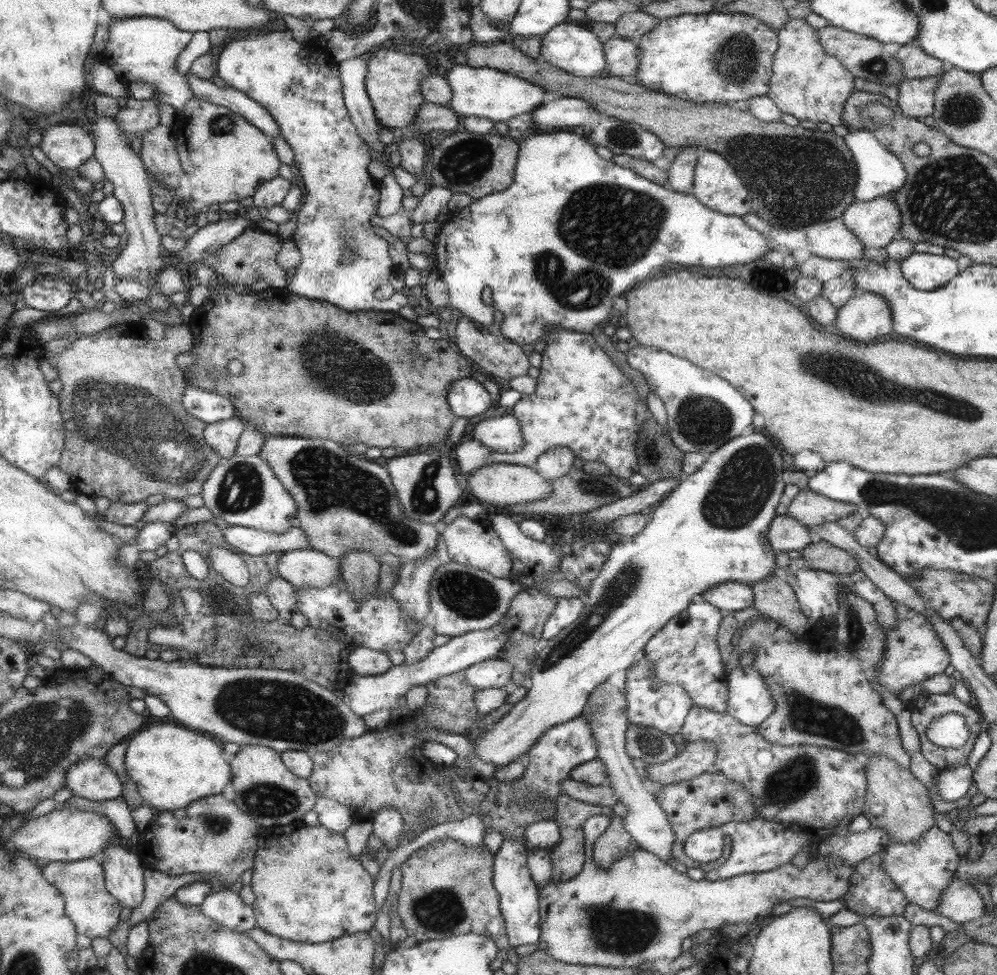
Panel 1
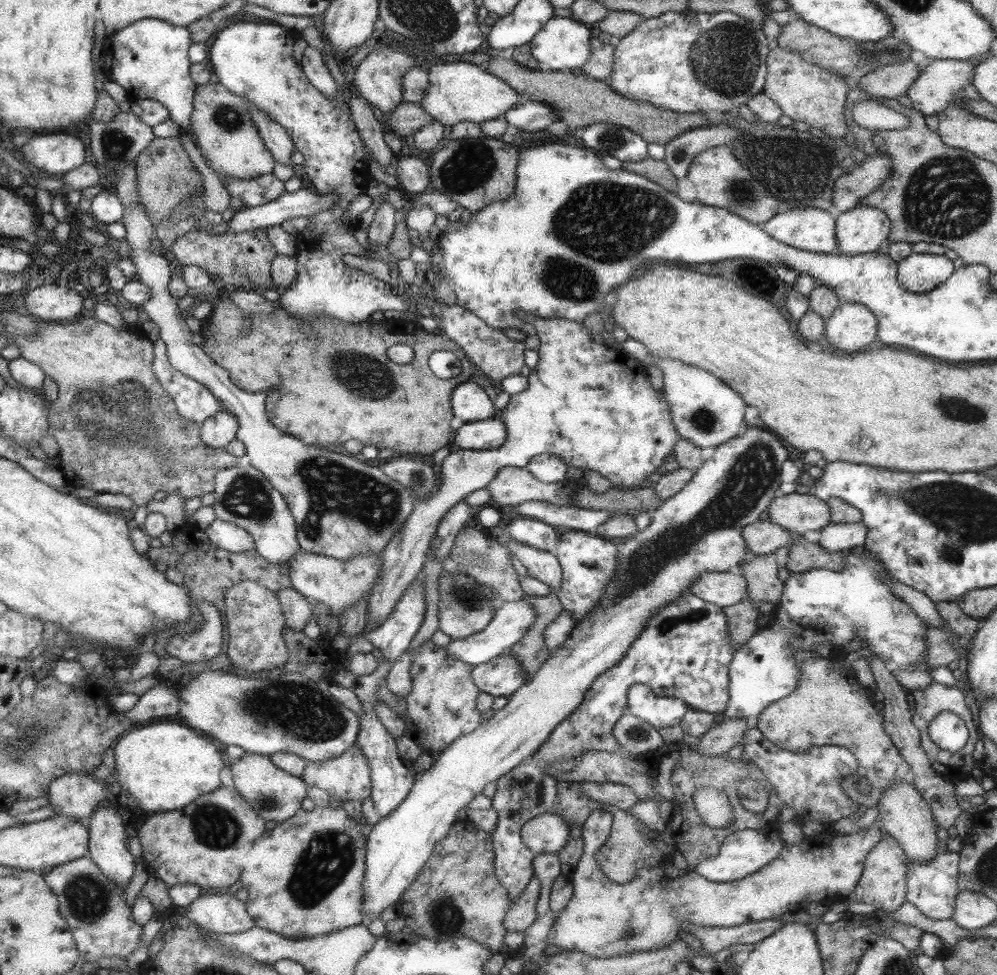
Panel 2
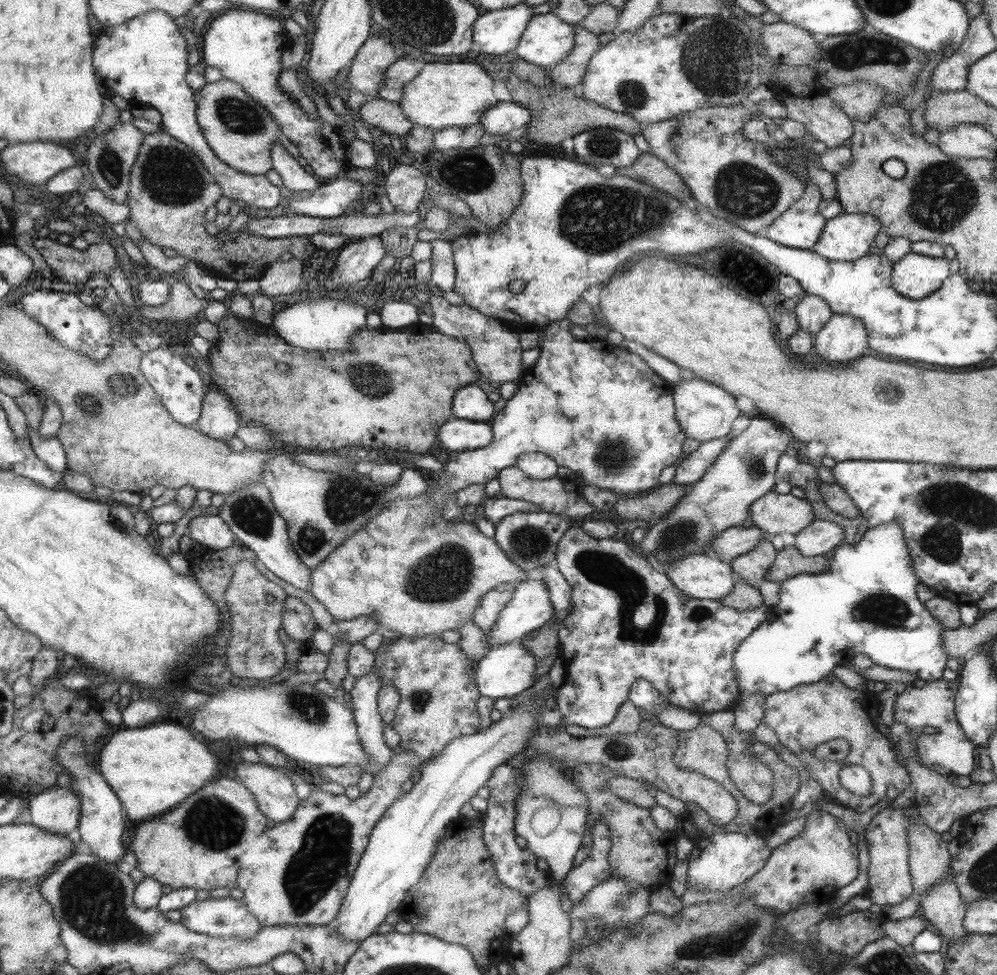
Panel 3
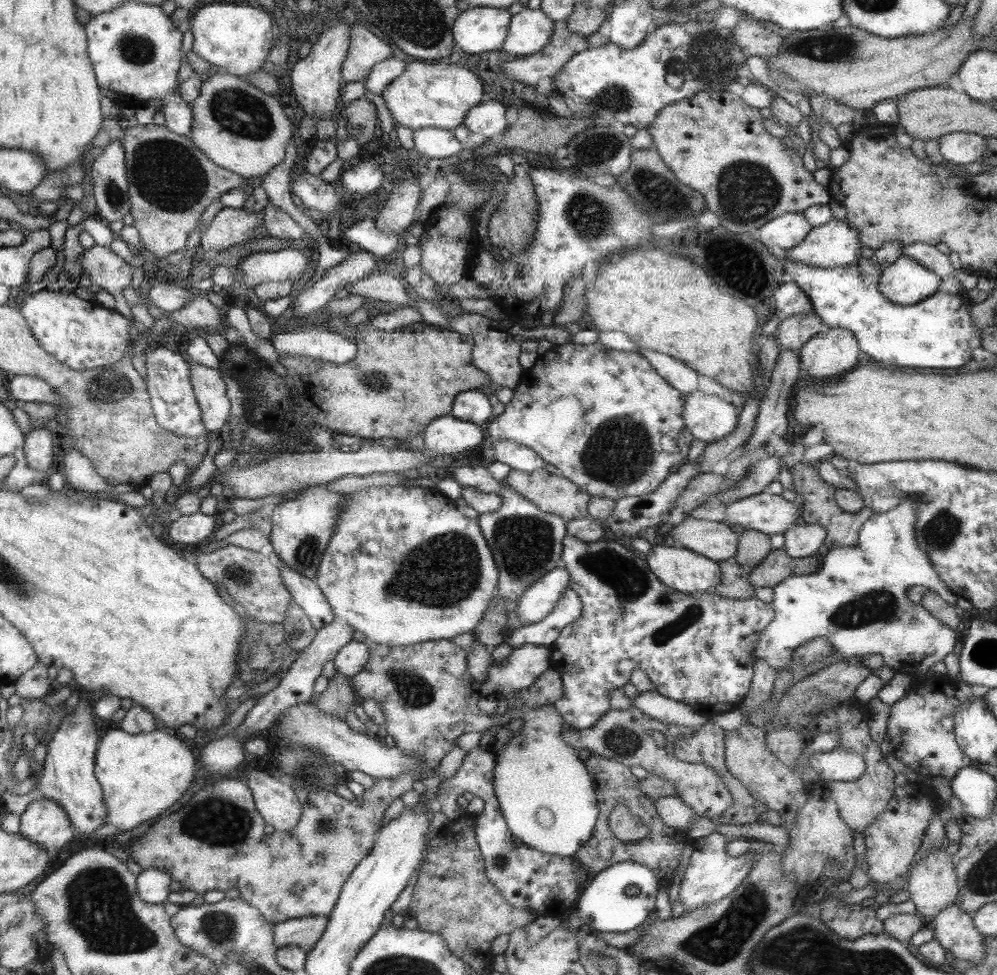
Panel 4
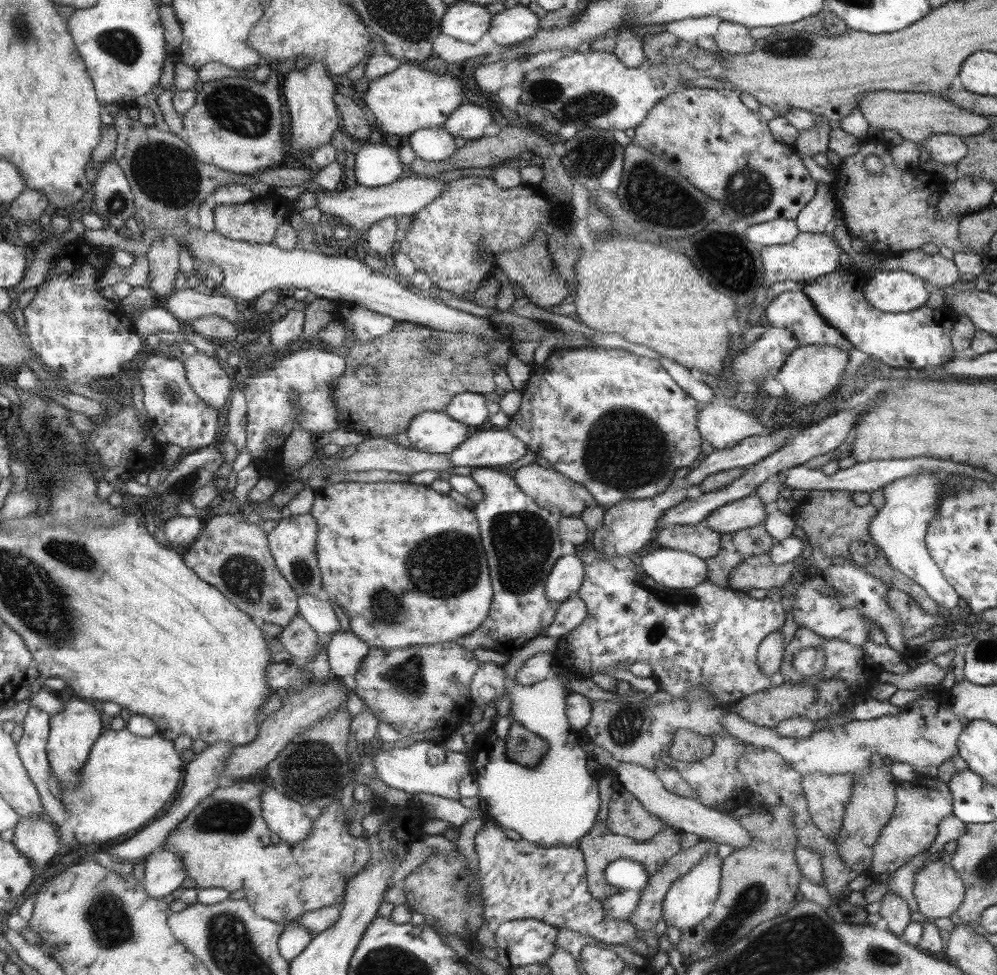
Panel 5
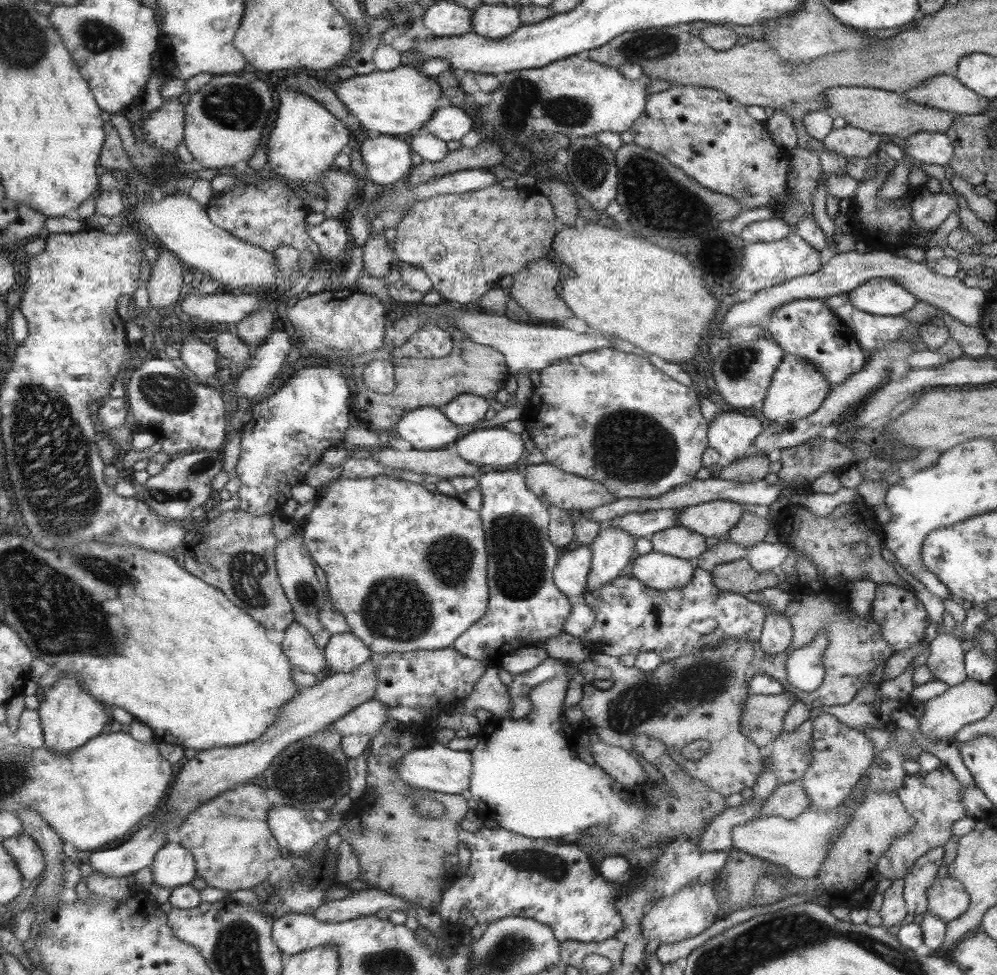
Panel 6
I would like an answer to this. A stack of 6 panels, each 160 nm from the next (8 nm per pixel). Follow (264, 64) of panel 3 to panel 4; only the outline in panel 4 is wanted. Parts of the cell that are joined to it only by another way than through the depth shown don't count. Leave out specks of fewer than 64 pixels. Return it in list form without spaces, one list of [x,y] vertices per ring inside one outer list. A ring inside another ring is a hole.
[[[215,2],[206,4],[192,14],[191,28],[195,37],[193,52],[221,68],[222,72],[244,77],[259,70],[269,54],[271,46],[271,18],[259,8],[251,8],[247,3]]]

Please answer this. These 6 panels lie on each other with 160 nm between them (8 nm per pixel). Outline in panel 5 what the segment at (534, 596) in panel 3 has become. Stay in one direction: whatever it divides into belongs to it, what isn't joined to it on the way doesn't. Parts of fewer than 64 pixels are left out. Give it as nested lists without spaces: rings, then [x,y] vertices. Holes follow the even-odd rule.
[[[577,554],[563,555],[553,565],[546,580],[545,600],[555,600],[555,604],[576,596],[584,577],[583,565]]]

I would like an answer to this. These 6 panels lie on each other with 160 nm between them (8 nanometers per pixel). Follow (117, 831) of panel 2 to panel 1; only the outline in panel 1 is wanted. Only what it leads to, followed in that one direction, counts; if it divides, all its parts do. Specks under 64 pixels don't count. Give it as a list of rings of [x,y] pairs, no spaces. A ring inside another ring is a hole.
[[[108,844],[101,854],[106,885],[122,906],[137,908],[145,898],[145,866],[137,852]]]

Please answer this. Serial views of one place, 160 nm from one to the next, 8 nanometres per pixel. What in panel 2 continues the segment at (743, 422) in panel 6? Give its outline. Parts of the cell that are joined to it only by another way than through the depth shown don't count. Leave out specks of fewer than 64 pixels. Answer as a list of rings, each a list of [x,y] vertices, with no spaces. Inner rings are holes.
[[[652,356],[651,366],[659,368],[662,374],[662,392],[668,402],[672,423],[675,424],[678,436],[699,448],[718,447],[745,432],[743,426],[743,399],[737,392],[727,388],[715,376],[683,366],[679,360],[657,360]]]

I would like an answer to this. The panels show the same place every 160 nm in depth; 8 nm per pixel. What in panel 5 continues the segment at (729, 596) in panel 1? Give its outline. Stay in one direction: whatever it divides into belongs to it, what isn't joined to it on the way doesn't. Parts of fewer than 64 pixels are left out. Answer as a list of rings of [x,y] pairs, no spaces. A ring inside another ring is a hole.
[[[671,548],[641,553],[640,567],[657,584],[675,590],[690,589],[706,578],[706,563],[701,557]]]

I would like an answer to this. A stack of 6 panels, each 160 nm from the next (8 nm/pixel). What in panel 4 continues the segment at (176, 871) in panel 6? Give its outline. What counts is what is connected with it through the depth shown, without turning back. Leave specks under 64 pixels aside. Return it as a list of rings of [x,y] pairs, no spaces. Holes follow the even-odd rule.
[[[148,868],[138,875],[139,894],[144,901],[165,904],[174,878],[165,869]]]

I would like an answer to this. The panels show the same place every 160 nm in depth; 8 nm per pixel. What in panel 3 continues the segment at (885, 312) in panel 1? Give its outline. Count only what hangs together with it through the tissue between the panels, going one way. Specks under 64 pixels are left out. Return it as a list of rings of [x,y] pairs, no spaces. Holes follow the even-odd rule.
[[[832,314],[821,331],[813,336],[814,353],[825,362],[849,363],[867,348],[865,328],[848,314]]]

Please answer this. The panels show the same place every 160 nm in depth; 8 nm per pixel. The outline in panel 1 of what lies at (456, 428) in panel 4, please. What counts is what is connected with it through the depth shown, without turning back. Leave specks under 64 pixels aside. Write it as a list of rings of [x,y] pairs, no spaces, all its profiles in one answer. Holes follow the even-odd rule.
[[[514,415],[481,418],[471,430],[471,438],[493,452],[512,453],[525,446],[525,431]]]

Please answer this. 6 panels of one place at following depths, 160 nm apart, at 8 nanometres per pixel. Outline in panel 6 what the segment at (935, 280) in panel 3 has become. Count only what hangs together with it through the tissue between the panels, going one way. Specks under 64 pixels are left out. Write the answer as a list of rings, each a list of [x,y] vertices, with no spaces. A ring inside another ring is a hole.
[[[872,278],[847,293],[850,303],[861,312],[875,316],[897,316],[909,310],[917,300],[892,278]]]

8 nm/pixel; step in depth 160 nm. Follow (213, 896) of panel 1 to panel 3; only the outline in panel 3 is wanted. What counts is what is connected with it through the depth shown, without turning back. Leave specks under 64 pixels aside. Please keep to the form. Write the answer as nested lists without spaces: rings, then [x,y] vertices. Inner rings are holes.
[[[230,896],[218,899],[209,897],[202,901],[195,901],[180,912],[181,921],[187,925],[187,928],[213,938],[235,936],[237,939],[253,939],[262,926],[256,916],[247,910],[246,904],[243,904],[241,899],[233,900]]]

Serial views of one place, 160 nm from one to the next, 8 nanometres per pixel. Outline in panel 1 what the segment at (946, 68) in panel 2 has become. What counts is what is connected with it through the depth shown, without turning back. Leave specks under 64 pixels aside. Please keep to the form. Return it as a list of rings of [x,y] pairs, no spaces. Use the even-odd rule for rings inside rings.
[[[939,74],[934,77],[901,80],[896,90],[899,112],[907,118],[917,120],[926,116],[931,117],[934,109],[934,92],[941,79],[942,76]]]

